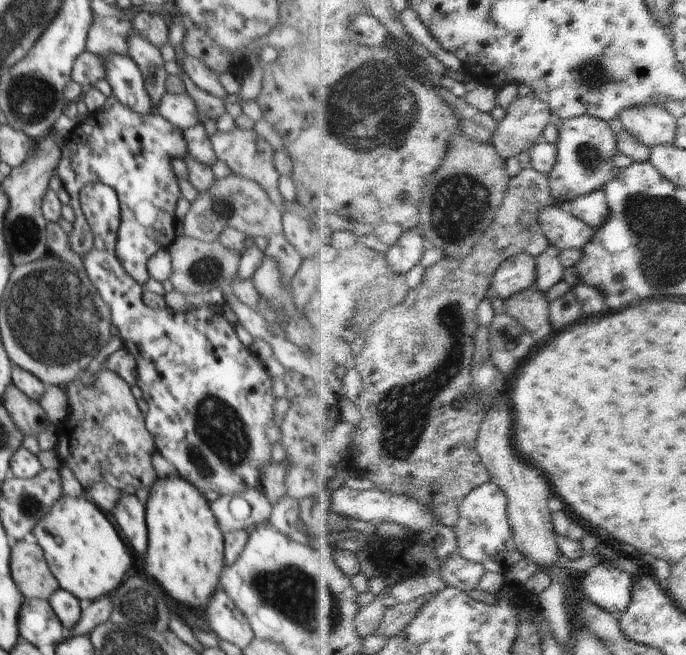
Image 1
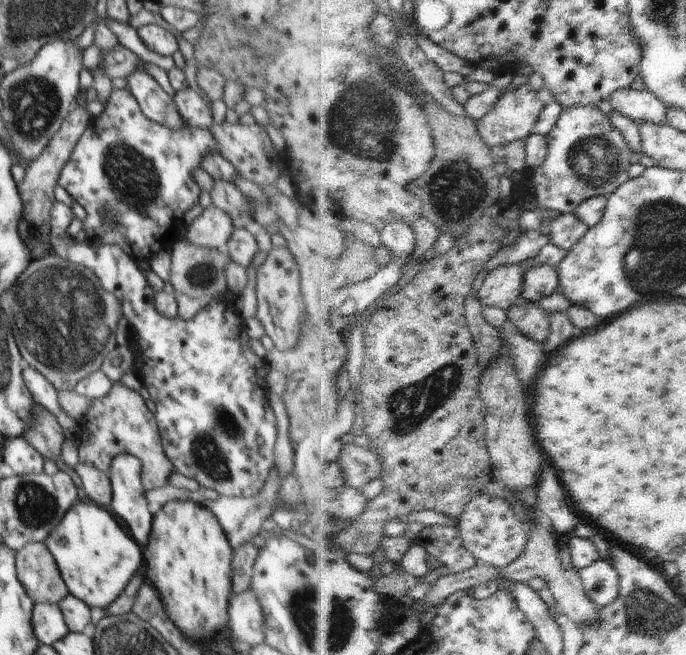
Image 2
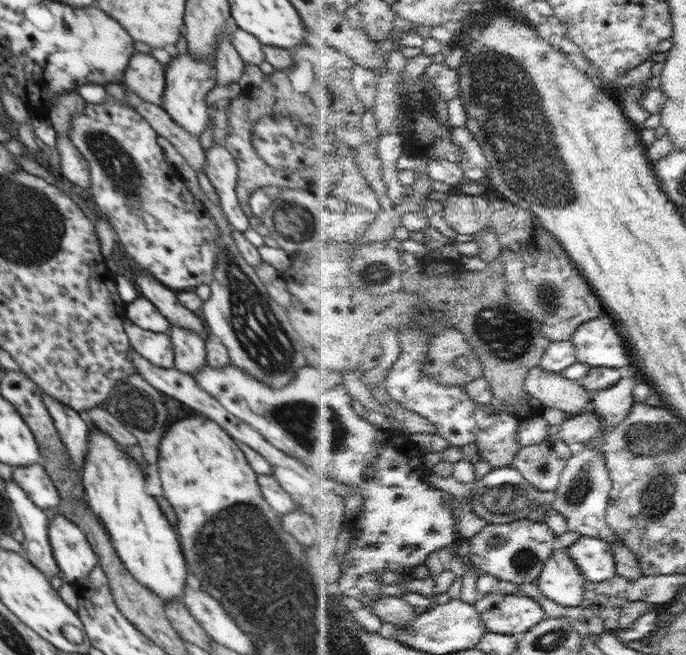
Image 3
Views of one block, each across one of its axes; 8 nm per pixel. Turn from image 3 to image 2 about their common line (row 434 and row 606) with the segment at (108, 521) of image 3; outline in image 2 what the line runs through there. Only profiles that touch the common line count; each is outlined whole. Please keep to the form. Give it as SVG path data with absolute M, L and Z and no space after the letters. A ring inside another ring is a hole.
M78 500L46 540L70 594L84 601L93 612L106 611L121 595L138 566L142 554L138 544L122 529L118 520L92 500Z

